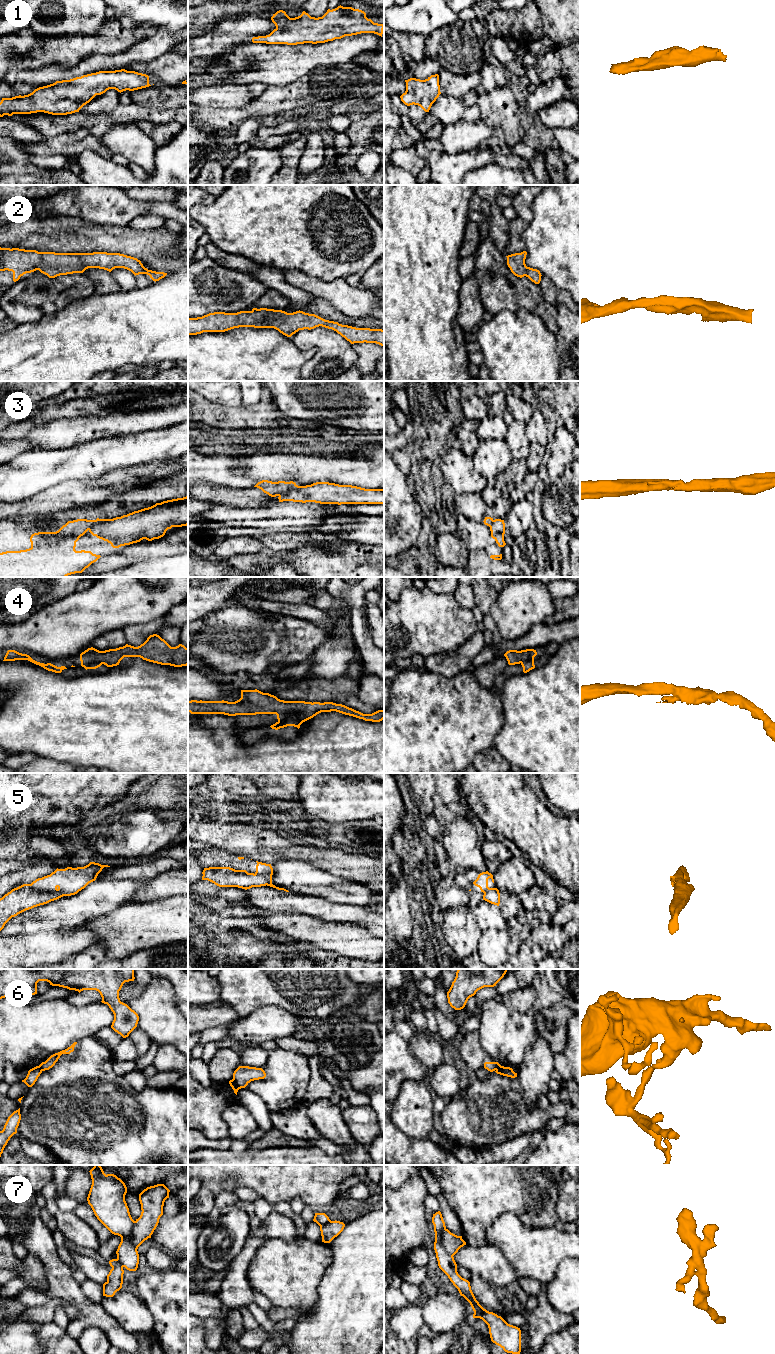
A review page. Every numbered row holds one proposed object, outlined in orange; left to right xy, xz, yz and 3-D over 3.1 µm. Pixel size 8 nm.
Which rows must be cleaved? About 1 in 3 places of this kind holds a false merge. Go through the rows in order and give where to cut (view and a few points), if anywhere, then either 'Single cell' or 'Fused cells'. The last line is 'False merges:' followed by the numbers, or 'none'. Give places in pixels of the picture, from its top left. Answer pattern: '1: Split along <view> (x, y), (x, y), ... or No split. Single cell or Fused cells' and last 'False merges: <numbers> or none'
1: No split. Single cell
2: No split. Single cell
3: No split. Single cell
4: Split along xz (278, 721), (290, 715), (295, 715), (300, 724). Fused cells
5: Split along xy (29, 884), (38, 890), (57, 891), (62, 896). Fused cells
6: Split along xz (233, 1078), (233, 1081), (239, 1088). Fused cells
7: Split along yz (445, 1227), (442, 1232), (442, 1245), (452, 1256). Fused cells
False merges: 4, 5, 6, 7

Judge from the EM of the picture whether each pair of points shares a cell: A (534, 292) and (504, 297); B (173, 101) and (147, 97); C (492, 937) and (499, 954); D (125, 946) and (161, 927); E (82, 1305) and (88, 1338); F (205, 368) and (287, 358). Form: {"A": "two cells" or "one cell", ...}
{"A": "one cell", "B": "one cell", "C": "one cell", "D": "one cell", "E": "two cells", "F": "one cell"}

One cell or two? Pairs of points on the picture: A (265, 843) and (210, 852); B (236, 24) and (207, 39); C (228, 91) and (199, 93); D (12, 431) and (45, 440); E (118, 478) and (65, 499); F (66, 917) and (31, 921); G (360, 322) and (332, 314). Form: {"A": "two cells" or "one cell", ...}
{"A": "two cells", "B": "one cell", "C": "one cell", "D": "two cells", "E": "one cell", "F": "one cell", "G": "one cell"}

